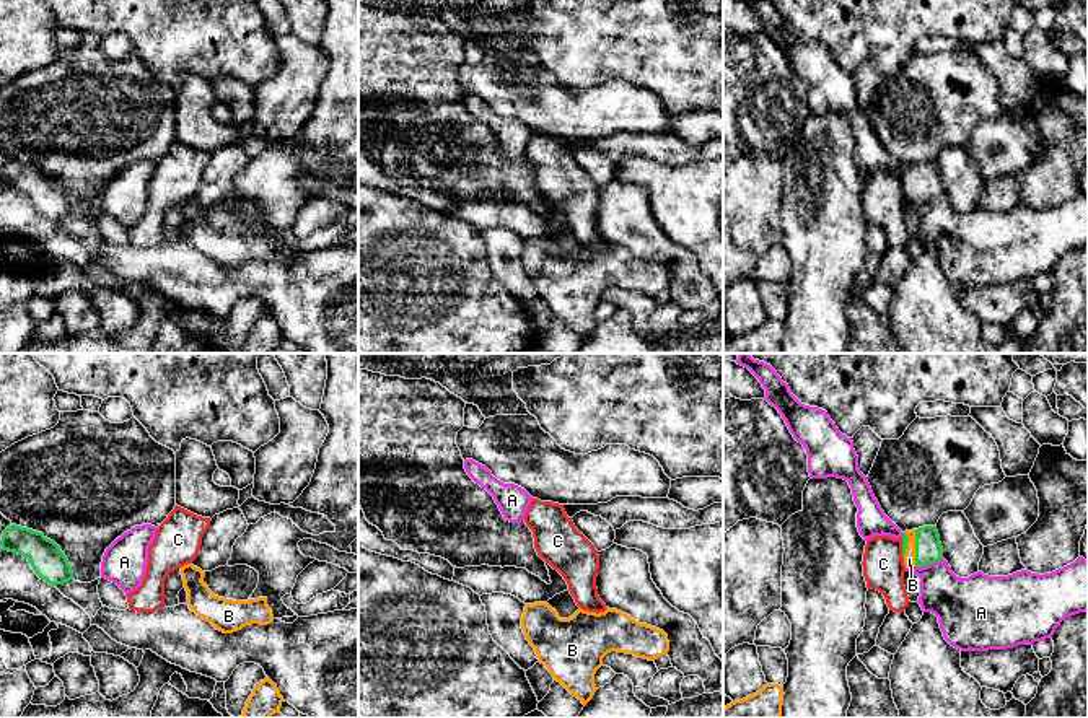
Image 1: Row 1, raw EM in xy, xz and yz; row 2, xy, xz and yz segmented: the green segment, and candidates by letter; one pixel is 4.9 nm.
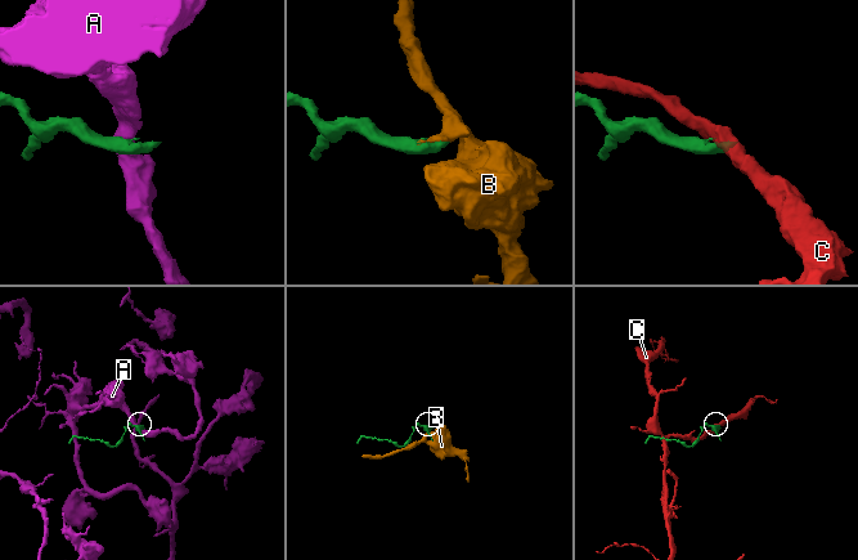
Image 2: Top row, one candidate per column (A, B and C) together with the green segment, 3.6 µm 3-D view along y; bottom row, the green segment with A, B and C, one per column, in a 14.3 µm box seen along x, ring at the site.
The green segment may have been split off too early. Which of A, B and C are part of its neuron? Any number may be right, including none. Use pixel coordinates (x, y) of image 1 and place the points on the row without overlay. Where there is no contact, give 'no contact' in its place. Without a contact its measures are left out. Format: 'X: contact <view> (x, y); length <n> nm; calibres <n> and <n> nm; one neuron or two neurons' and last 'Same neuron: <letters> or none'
A: contact yz (929, 199); length 140 nm; calibres 130 and 260 nm; two neurons
B: contact yz (916, 183); length 180 nm; calibres 130 and 60 nm; one neuron
C: contact yz (903, 183); length 100 nm; calibres 30 and 200 nm; two neurons
Same neuron: B

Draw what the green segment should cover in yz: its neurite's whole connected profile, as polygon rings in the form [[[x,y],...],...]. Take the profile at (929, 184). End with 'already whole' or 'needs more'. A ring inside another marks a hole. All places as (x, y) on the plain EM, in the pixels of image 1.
[[[923,161],[902,168],[902,192],[906,204],[927,202],[943,194],[937,161]]]; needs more

